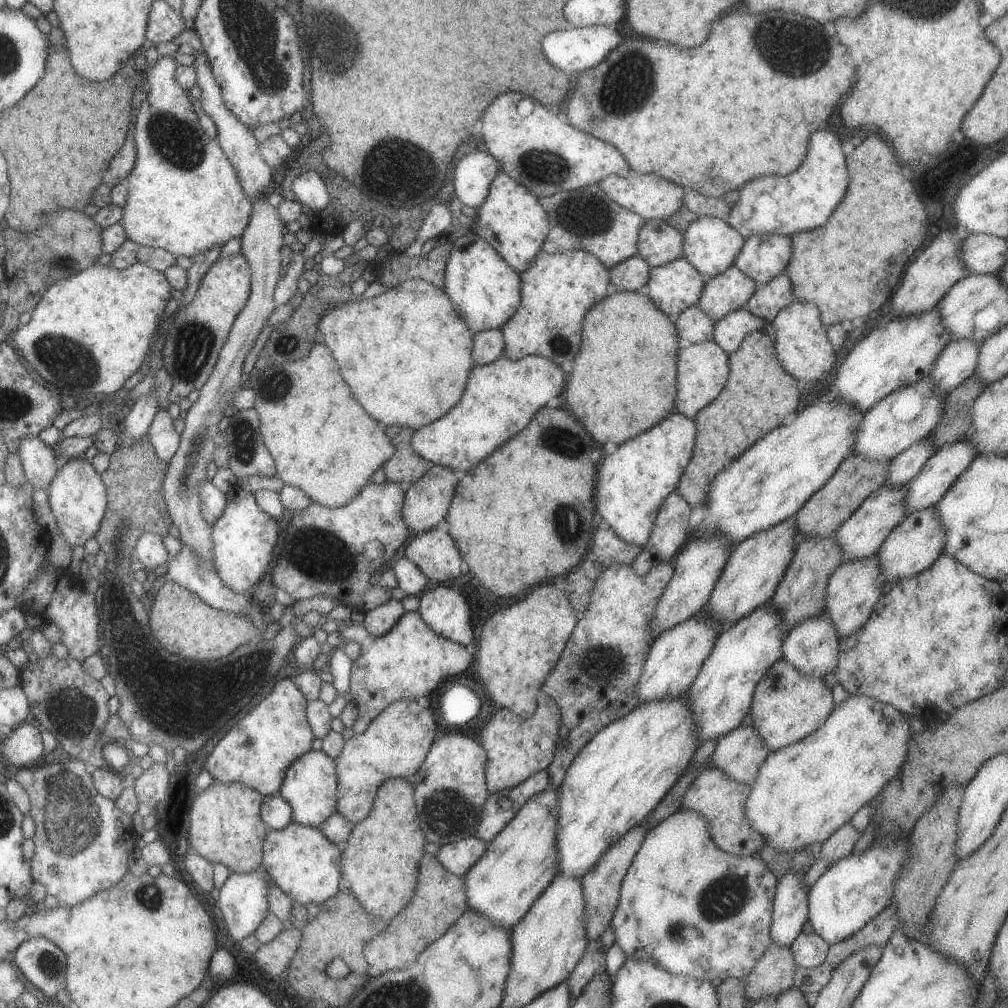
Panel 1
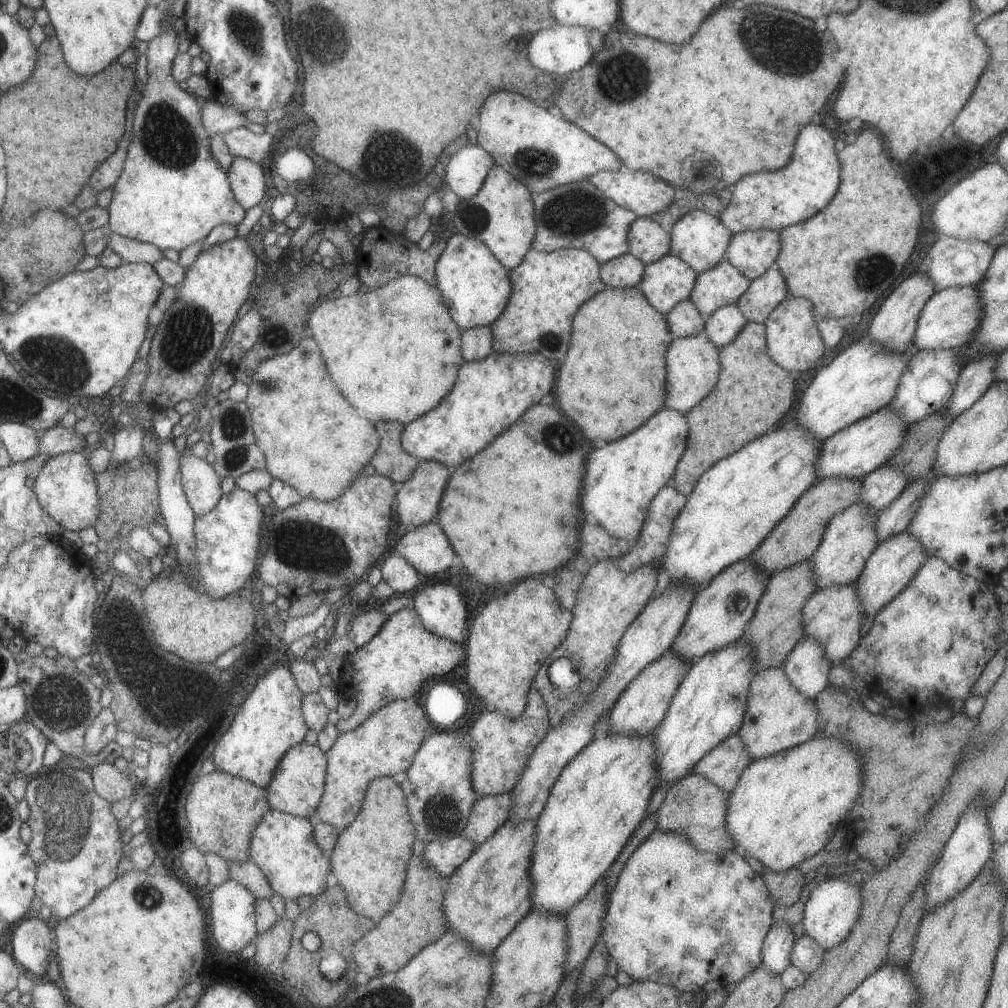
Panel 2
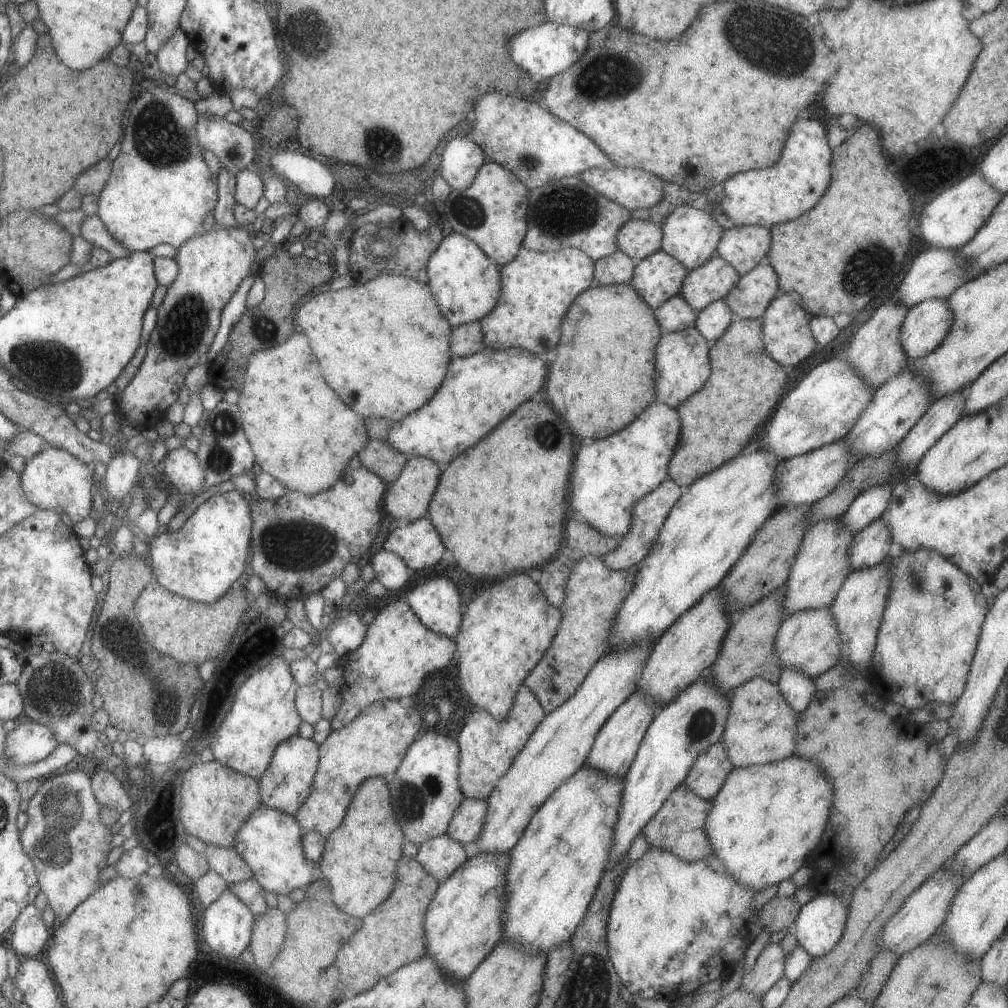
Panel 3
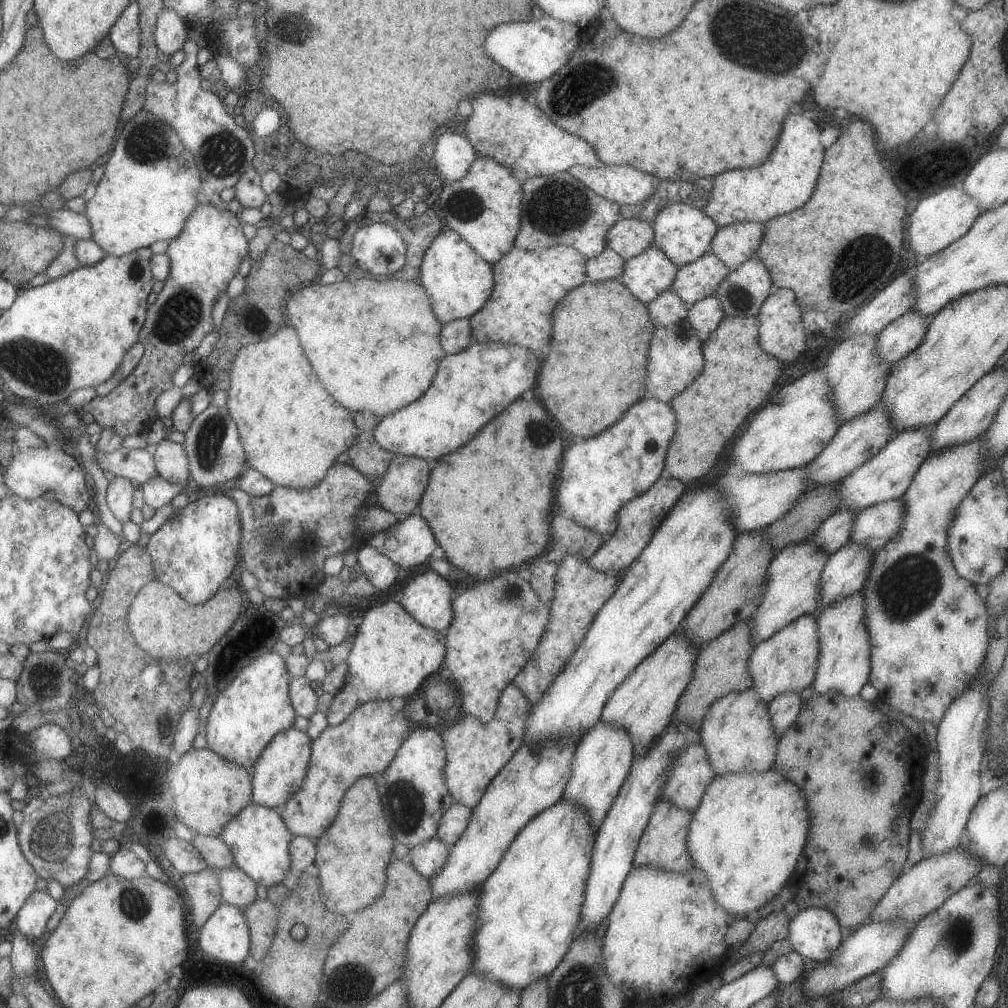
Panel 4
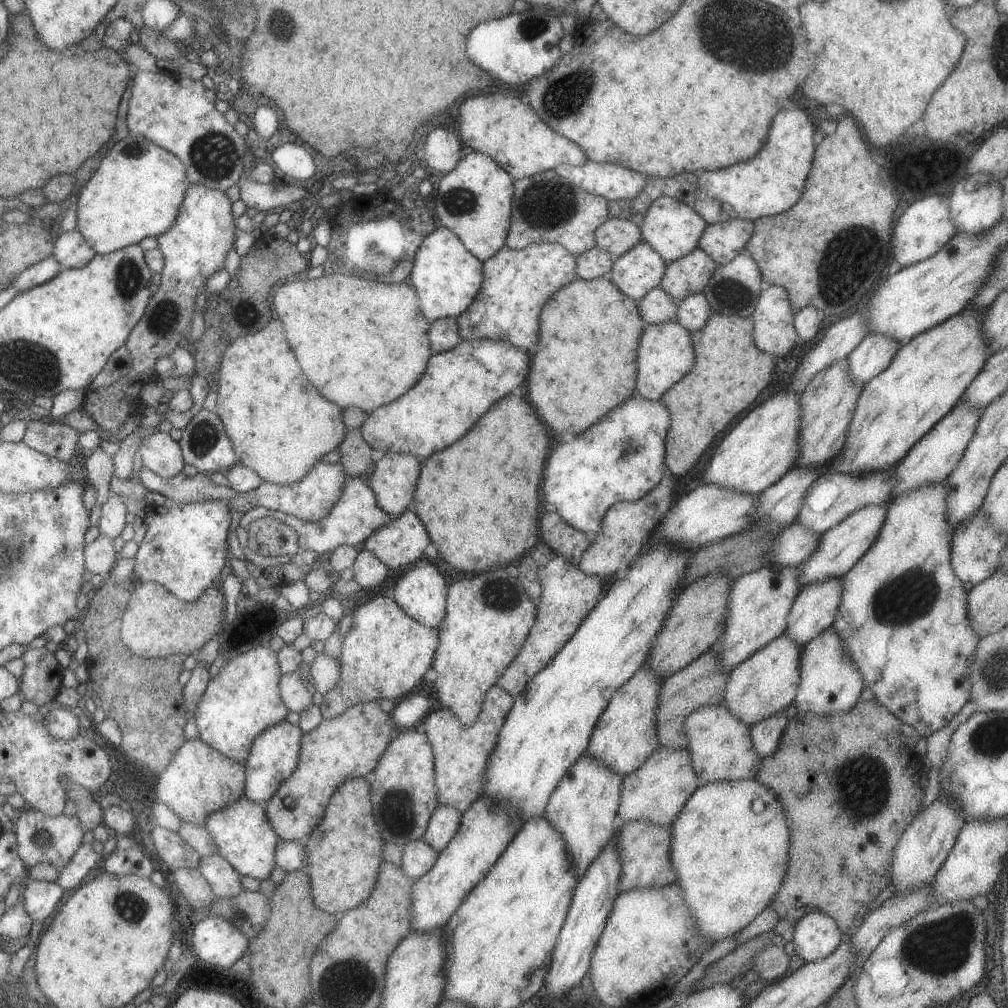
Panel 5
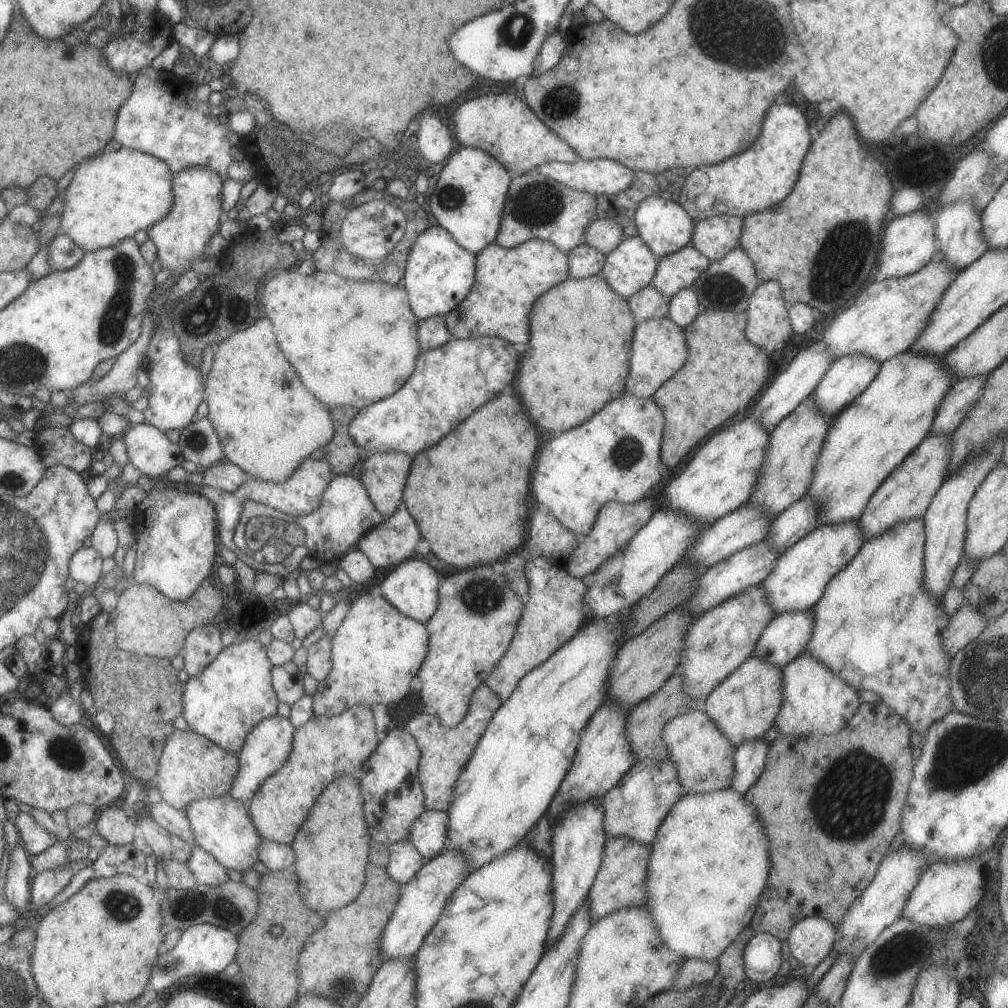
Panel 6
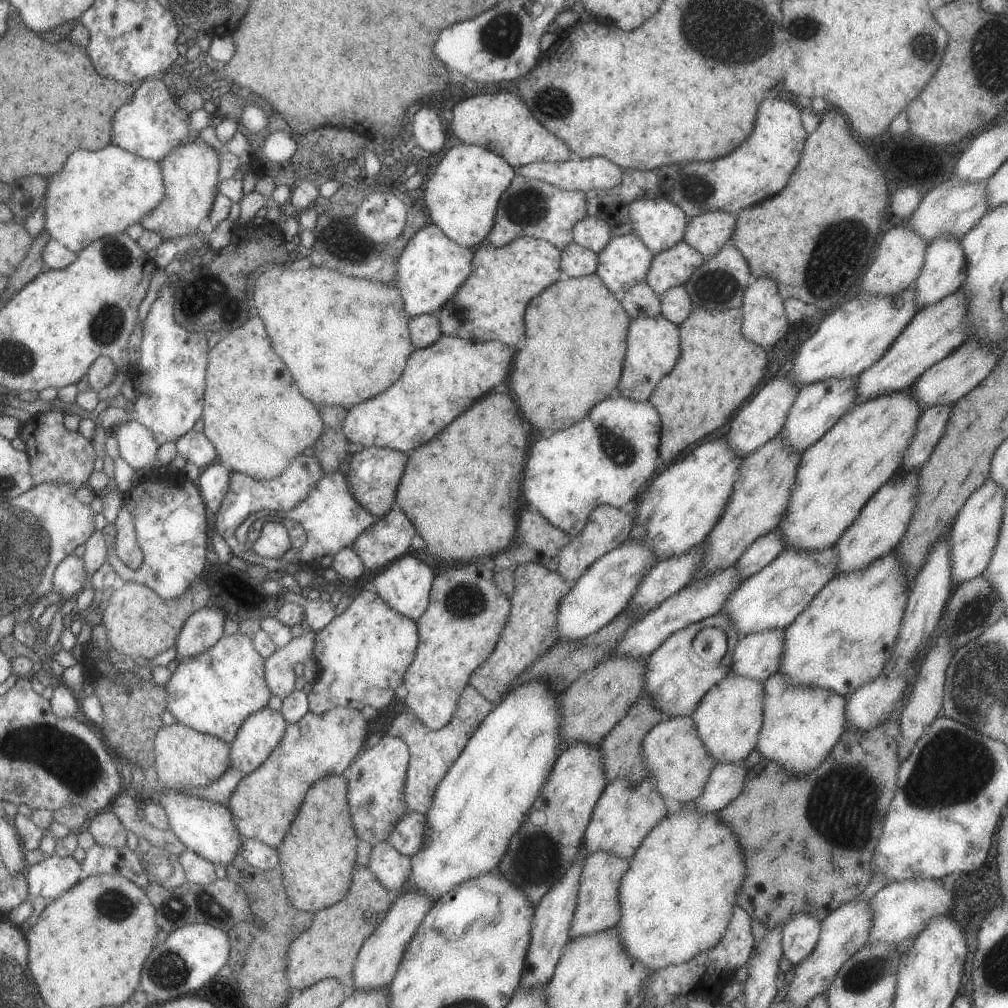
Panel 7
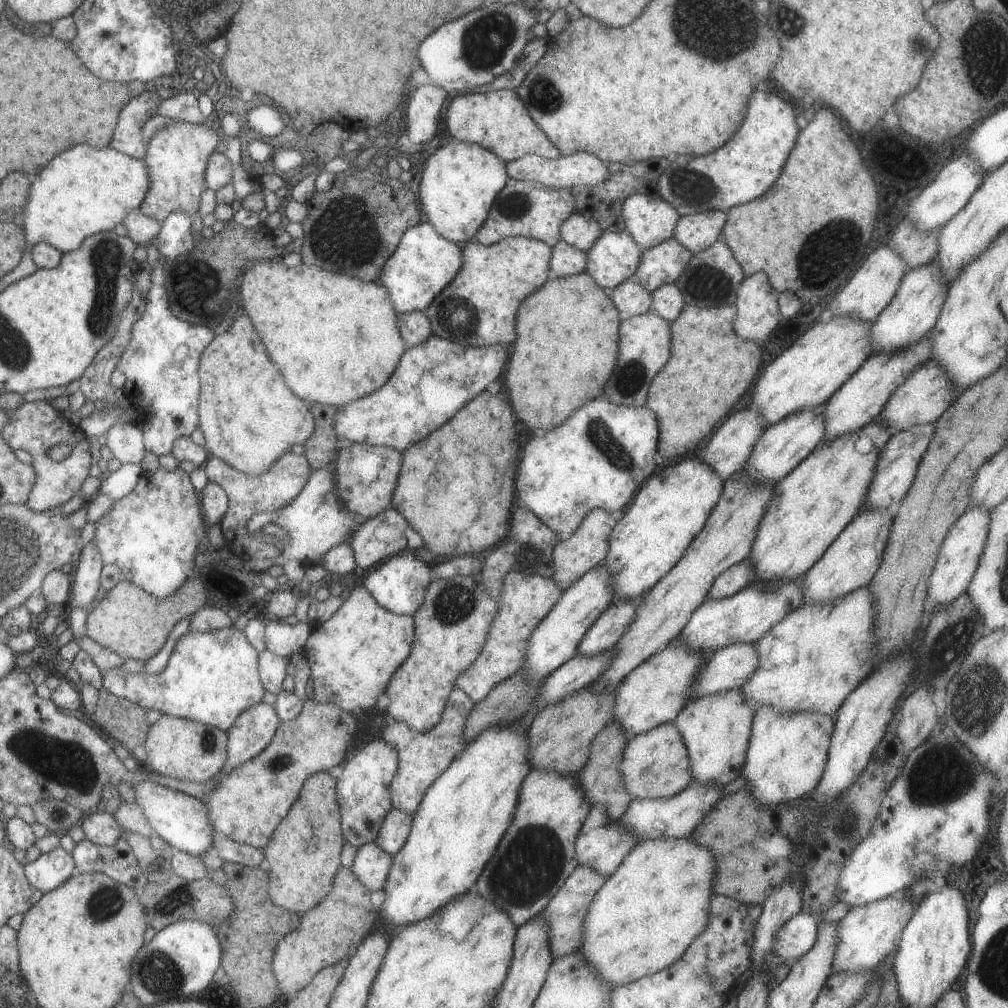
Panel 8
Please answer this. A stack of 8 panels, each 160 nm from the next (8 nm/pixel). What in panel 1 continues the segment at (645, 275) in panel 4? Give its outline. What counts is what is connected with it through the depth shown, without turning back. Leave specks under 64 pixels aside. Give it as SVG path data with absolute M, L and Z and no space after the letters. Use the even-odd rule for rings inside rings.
M684 258L675 259L660 267L650 267L649 278L644 291L655 303L655 306L673 321L688 306L698 304L703 290L704 277Z

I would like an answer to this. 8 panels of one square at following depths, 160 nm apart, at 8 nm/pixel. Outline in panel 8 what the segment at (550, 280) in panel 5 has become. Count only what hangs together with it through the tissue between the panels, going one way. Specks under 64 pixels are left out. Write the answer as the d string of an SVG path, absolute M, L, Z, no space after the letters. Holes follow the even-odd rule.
M512 236L502 238L492 245L482 245L476 240L462 246L463 262L452 281L433 298L423 312L429 319L432 334L461 346L482 347L489 345L511 346L515 340L515 312L519 303L547 281L549 259L552 248L543 241L529 237Z

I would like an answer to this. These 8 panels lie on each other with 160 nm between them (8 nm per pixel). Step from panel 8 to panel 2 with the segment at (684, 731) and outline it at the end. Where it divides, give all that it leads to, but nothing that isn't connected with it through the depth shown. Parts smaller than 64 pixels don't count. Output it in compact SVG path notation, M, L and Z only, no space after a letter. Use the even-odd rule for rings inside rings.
M853 583L831 585L817 589L806 601L802 608L802 627L805 637L814 638L823 647L828 661L835 665L848 659L858 645L867 620L860 605L860 598Z

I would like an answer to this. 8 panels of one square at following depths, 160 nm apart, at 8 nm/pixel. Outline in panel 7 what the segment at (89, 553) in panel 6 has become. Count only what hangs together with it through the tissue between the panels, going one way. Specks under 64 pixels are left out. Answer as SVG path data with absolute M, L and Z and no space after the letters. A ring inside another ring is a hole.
M69 553L55 567L52 591L61 594L62 601L73 599L88 586L90 574L84 569L83 559Z

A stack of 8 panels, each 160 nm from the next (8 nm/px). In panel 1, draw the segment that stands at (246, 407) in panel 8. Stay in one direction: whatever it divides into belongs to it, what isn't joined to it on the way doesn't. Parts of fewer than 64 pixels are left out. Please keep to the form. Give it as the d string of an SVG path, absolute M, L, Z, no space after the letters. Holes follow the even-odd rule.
M318 340L305 357L298 361L271 365L251 383L254 409L260 420L260 433L274 460L275 476L285 485L300 488L312 501L329 508L342 507L355 498L359 490L369 483L371 474L382 467L394 451L394 446L379 422L363 412L363 408L351 396L347 384L341 380L339 372L331 351Z

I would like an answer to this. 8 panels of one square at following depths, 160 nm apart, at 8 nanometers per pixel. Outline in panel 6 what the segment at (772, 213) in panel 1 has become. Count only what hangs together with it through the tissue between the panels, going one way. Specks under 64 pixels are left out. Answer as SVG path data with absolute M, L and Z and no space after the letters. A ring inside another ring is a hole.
M788 103L781 106L773 104L765 114L763 132L753 142L753 146L747 148L739 156L727 158L725 162L688 170L688 175L680 188L680 195L676 201L694 221L700 221L715 215L729 215L742 219L745 215L753 214L753 212L769 210L771 206L781 202L795 186L795 178L799 176L803 156L807 154L807 146L812 143L809 142L807 129L805 116L795 106L789 106Z

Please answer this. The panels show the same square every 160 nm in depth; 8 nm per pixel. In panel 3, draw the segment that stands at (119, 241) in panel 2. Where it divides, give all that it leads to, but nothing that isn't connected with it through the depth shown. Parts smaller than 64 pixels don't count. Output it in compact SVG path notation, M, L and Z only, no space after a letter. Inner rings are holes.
M97 214L86 216L83 219L79 236L87 239L93 247L99 247L109 252L113 259L120 259L131 254L110 236Z

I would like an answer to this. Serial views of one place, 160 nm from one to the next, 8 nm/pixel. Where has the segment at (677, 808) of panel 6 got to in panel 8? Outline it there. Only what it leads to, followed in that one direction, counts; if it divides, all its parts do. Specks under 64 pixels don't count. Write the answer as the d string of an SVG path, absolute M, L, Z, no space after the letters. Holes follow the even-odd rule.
M691 836L639 841L594 894L583 922L584 939L577 951L600 979L615 987L679 961L684 950L705 930L708 923L709 897L712 895L715 873L714 854Z

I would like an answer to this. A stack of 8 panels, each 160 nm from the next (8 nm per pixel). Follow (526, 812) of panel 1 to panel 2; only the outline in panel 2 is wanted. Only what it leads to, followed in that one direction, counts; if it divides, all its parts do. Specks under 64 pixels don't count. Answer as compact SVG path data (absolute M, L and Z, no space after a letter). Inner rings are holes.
M507 819L485 842L476 845L474 851L469 855L469 858L462 862L457 870L448 877L448 885L444 889L442 898L442 909L444 917L448 922L448 929L455 932L460 940L465 940L468 945L471 945L478 953L491 953L495 947L515 928L515 925L530 911L532 908L532 882L529 878L529 867L531 864L531 857L533 852L534 840L536 836L536 820L517 821L513 822Z

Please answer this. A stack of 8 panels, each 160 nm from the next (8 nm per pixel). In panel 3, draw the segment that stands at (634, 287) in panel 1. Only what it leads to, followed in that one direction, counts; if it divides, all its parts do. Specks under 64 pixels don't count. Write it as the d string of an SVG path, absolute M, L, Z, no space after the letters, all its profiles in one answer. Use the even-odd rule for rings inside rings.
M619 250L594 261L594 280L597 285L629 285L636 261Z

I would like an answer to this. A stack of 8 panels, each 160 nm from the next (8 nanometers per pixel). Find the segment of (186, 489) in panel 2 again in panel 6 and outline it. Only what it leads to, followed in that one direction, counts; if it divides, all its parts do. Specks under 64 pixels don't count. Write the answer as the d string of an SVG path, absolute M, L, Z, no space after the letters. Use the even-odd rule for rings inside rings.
M145 422L132 424L121 439L128 462L154 481L164 478L166 472L184 460L178 443L171 443L164 432Z

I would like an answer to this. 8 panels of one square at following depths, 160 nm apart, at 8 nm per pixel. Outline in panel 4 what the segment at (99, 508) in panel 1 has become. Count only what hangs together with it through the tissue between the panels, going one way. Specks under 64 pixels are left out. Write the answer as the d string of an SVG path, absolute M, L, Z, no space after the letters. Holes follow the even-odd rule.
M47 446L26 448L15 452L7 468L4 468L4 485L7 485L9 493L22 499L31 500L49 492L59 504L79 514L87 508L92 493L89 487L85 486L84 472L79 459L69 452Z

